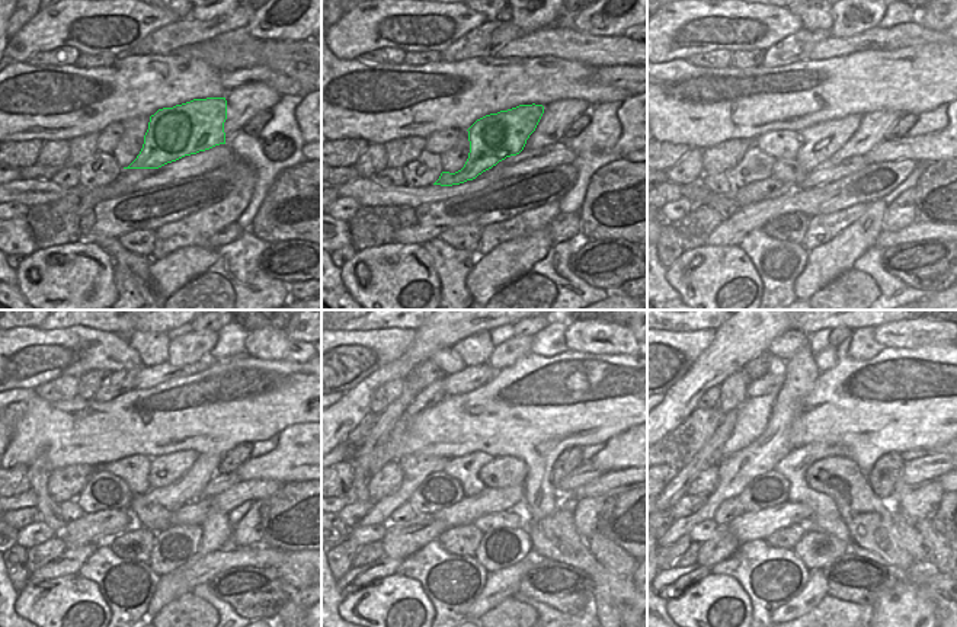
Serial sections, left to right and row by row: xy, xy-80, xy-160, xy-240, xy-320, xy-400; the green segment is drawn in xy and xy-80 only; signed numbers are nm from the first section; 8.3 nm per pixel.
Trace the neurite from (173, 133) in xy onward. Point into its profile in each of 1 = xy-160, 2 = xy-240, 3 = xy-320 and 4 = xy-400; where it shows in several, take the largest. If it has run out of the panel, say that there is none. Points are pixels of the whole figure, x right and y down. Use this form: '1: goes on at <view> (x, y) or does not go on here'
1: goes on at xy-160 (819, 143)
2: goes on at xy-240 (99, 527)
3: goes on at xy-320 (402, 540)
4: goes on at xy-400 (723, 544)

